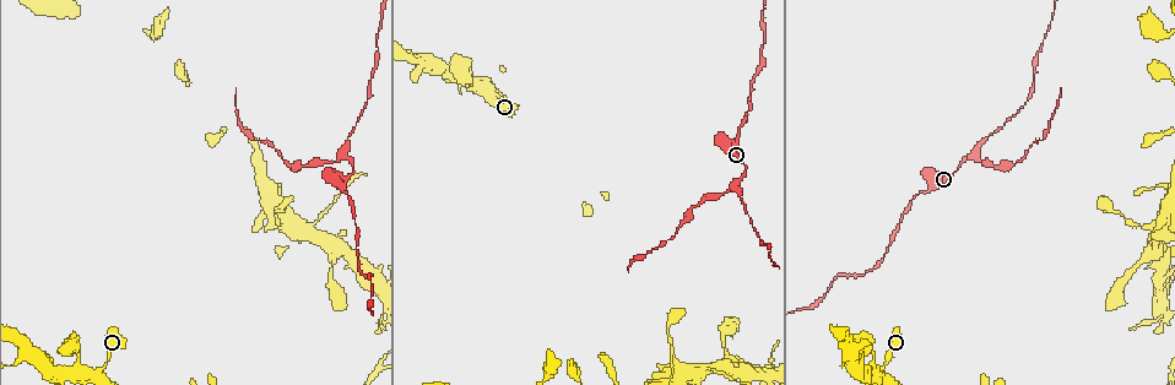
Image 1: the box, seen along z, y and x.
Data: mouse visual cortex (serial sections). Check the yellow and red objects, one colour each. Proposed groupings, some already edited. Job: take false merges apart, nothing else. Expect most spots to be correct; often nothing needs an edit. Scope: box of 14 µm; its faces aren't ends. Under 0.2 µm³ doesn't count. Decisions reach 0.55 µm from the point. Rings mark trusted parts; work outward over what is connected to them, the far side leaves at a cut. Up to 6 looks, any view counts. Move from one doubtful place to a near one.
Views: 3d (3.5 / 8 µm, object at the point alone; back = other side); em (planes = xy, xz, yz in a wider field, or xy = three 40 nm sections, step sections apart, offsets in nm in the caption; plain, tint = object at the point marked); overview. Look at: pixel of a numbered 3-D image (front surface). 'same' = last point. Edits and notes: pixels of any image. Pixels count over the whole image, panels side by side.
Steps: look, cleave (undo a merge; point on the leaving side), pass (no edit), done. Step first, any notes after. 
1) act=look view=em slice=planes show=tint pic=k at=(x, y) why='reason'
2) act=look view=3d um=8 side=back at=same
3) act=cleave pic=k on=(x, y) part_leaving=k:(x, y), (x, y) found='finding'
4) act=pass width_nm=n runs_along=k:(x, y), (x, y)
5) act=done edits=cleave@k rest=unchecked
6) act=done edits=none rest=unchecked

act=look view=3d um=3.5 pic=1 at=(738, 195) why='sudden change in width'

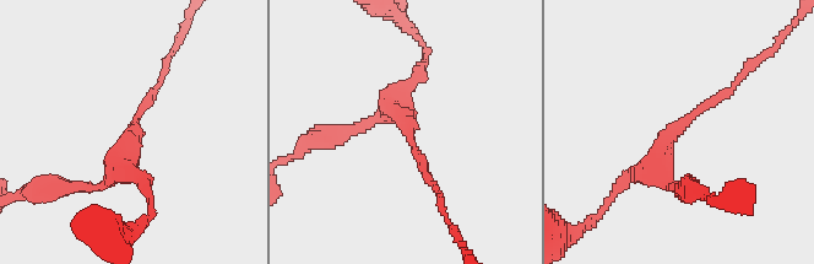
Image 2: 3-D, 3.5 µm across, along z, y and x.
act=look view=em slice=planes show=tint pic=2 at=(682, 126) arm_widths_nm=150,250

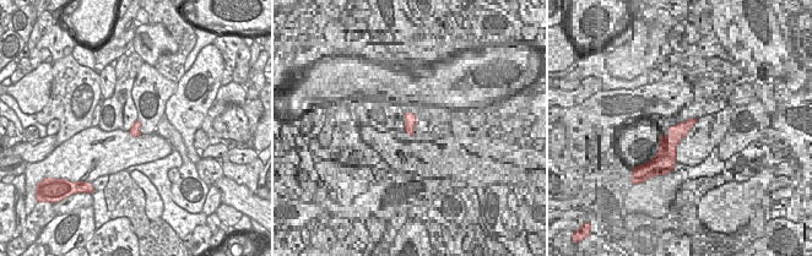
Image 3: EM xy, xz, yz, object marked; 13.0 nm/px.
act=pass found='one cell here'

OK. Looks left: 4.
act=look view=3d um=3.5 pic=1 at=(882, 259) why='a narrow waist'

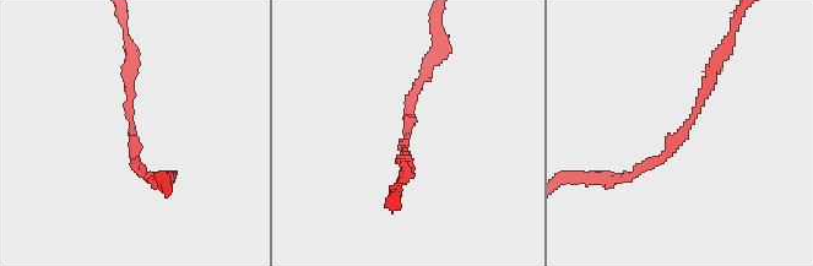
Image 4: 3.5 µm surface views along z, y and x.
act=look view=em slice=xy step=3 show=tint pic=4 at=(135, 129) arm_widths_nm=150,200 why='need the tissue'

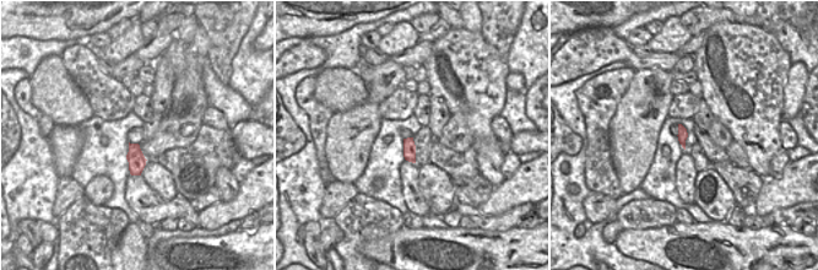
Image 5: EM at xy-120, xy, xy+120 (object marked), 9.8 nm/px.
act=look view=em slice=xy step=5 show=tint at=same why='another direction'

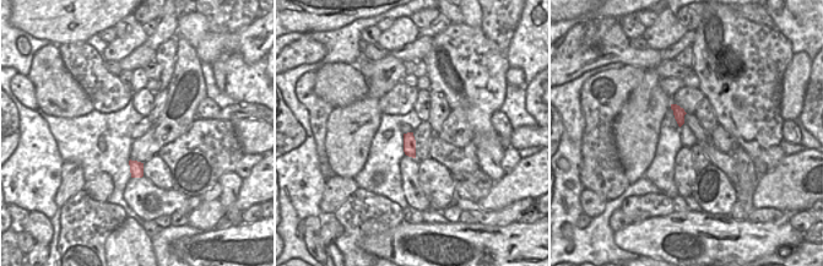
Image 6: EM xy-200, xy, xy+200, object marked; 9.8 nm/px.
act=pass runs_along=4:(722, 53), (690, 124), (630, 177) found='all the same cell'

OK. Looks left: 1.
act=done edits=none rest=unchecked

